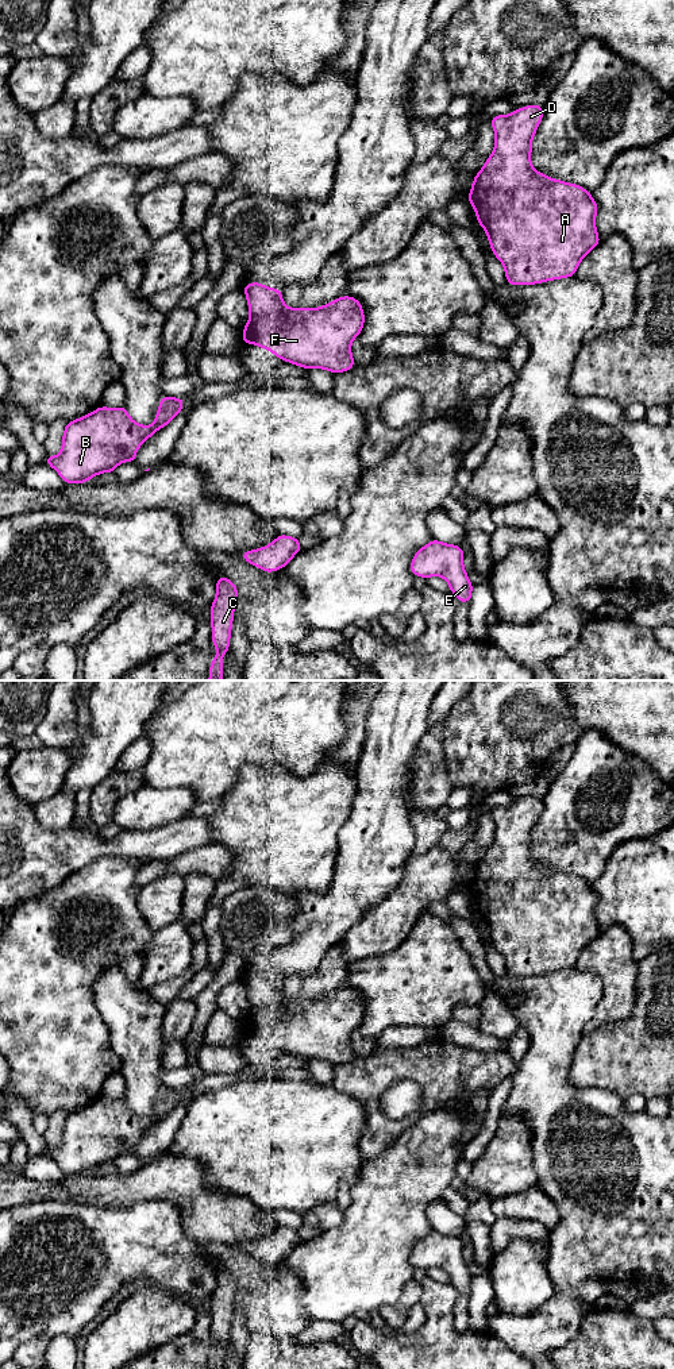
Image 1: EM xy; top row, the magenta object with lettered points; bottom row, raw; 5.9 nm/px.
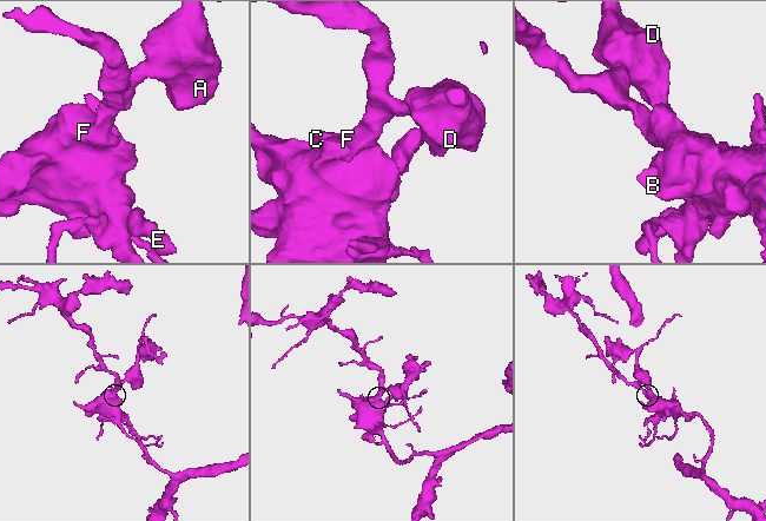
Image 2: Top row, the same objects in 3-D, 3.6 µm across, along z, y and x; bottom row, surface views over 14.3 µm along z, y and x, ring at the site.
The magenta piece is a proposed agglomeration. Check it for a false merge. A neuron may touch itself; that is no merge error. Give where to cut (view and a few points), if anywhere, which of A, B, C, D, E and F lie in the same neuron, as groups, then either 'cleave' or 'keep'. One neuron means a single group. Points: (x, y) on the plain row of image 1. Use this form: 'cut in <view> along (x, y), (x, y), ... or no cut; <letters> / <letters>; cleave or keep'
no cut; A B C D E F; keep

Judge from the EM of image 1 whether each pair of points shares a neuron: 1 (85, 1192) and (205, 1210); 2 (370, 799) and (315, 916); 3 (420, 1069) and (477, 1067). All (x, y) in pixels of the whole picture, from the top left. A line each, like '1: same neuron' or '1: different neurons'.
1: same neuron
2: same neuron
3: same neuron

